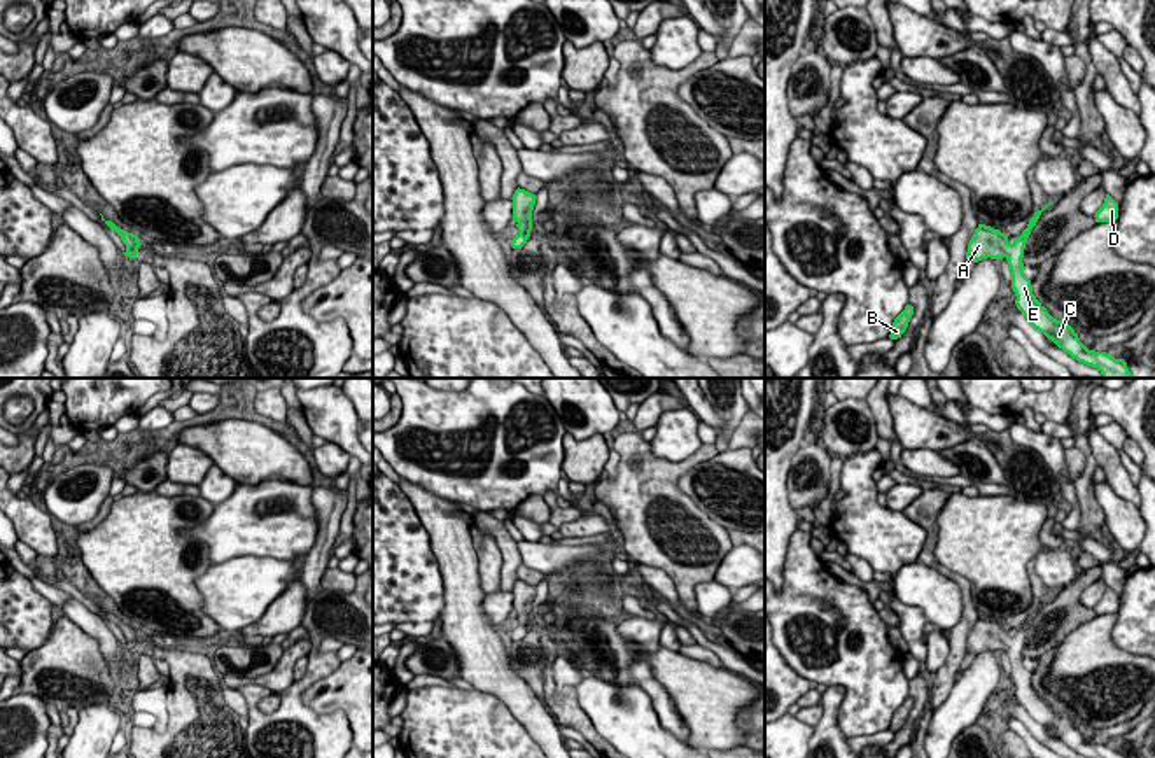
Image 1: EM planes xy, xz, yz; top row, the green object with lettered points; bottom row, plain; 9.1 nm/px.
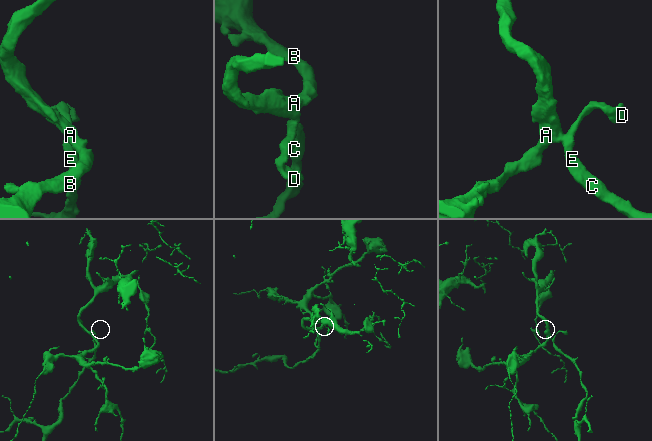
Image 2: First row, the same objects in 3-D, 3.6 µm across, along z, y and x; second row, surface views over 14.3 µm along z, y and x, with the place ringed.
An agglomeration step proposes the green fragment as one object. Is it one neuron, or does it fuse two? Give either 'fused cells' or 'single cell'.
single cell

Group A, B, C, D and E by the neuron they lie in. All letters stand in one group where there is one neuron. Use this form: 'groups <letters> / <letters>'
groups A B C D E

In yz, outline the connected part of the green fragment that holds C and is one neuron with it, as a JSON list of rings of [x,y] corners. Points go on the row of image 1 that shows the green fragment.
[[[1038,210],[1013,243],[999,229],[978,224],[970,243],[966,259],[978,263],[982,259],[1006,259],[1012,271],[1012,289],[1017,296],[1015,305],[1029,324],[1052,340],[1059,348],[1078,362],[1097,368],[1102,378],[1134,378],[1124,359],[1115,359],[1106,352],[1088,350],[1066,320],[1054,319],[1032,294],[1031,280],[1024,275],[1024,249],[1031,229],[1036,226],[1041,212]]]

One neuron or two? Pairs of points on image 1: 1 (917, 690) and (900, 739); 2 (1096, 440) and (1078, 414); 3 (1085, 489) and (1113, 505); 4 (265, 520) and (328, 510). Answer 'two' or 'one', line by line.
1: one
2: two
3: two
4: two

